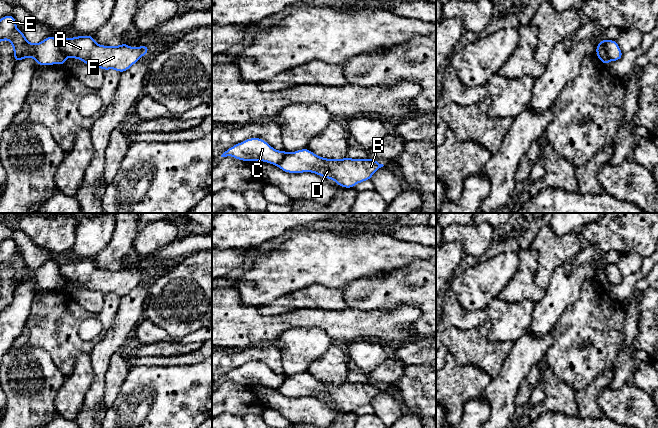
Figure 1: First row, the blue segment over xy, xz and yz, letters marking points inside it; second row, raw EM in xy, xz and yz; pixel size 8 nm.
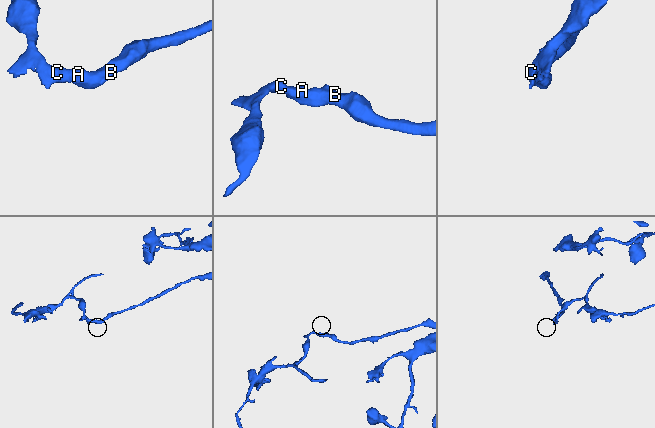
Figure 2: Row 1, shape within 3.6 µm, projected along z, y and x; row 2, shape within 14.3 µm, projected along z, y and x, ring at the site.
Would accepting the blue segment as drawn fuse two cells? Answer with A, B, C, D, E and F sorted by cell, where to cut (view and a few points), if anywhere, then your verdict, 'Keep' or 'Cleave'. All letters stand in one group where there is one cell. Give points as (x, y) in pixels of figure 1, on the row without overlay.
Groups: A B D F / C E. Split along yz (603, 263), (605, 275), (611, 284). Cleave

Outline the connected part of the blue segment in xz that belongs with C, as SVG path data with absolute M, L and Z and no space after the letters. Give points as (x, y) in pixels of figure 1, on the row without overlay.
M249 362L227 373L221 381L231 380L248 386L260 384L277 390L286 378L285 374L274 373L264 363Z

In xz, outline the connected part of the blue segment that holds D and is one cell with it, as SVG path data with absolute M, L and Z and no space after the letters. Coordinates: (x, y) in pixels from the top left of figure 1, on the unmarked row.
M306 372L287 377L277 390L286 397L311 396L333 403L343 412L353 412L358 407L371 404L372 399L384 389L369 382L323 382Z

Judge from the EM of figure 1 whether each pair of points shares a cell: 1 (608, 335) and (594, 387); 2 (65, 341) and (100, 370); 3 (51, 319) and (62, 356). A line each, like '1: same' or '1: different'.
1: different
2: different
3: same

